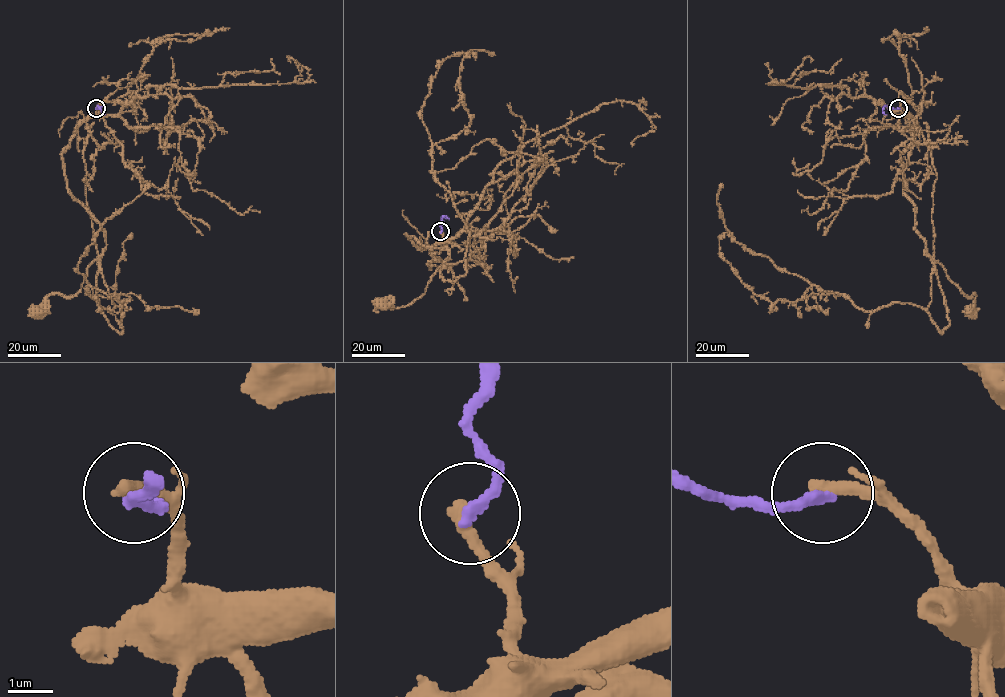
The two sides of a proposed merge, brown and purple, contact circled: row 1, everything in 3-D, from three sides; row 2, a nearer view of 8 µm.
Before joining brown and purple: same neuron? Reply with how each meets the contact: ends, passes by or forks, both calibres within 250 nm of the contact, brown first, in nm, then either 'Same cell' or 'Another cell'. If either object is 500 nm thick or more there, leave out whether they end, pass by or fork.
At the ring brown ends. At the ring purple ends. Thickness 360 nm (brown) against 280 nm. Another cell

